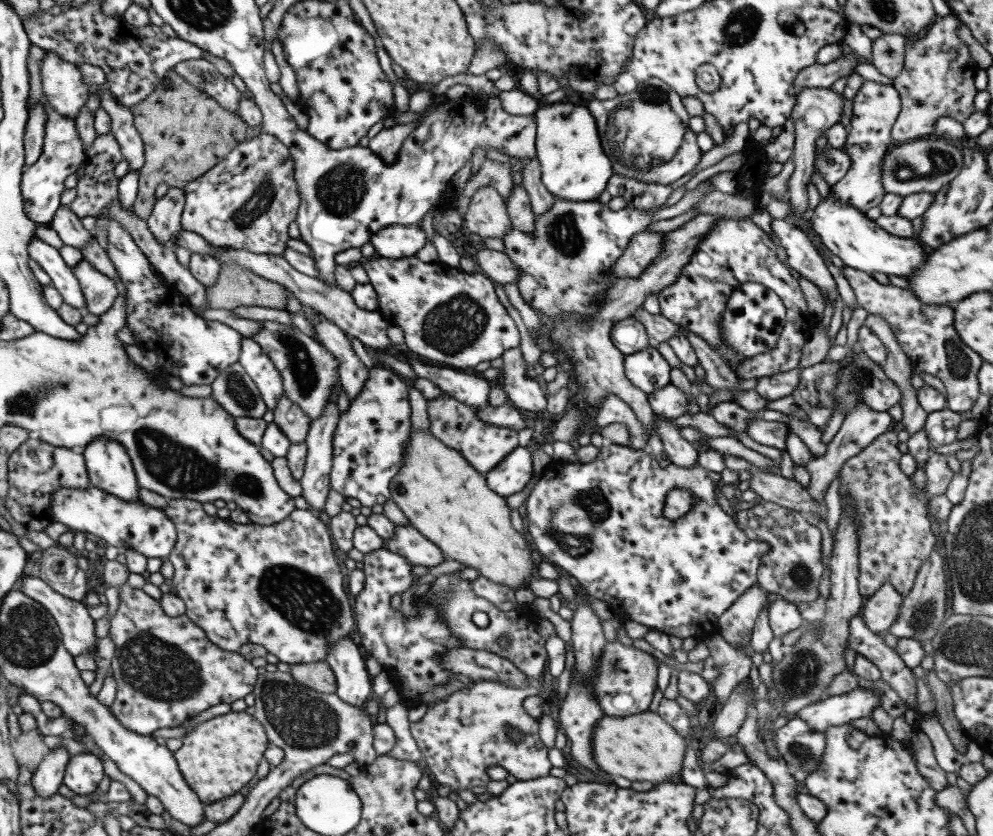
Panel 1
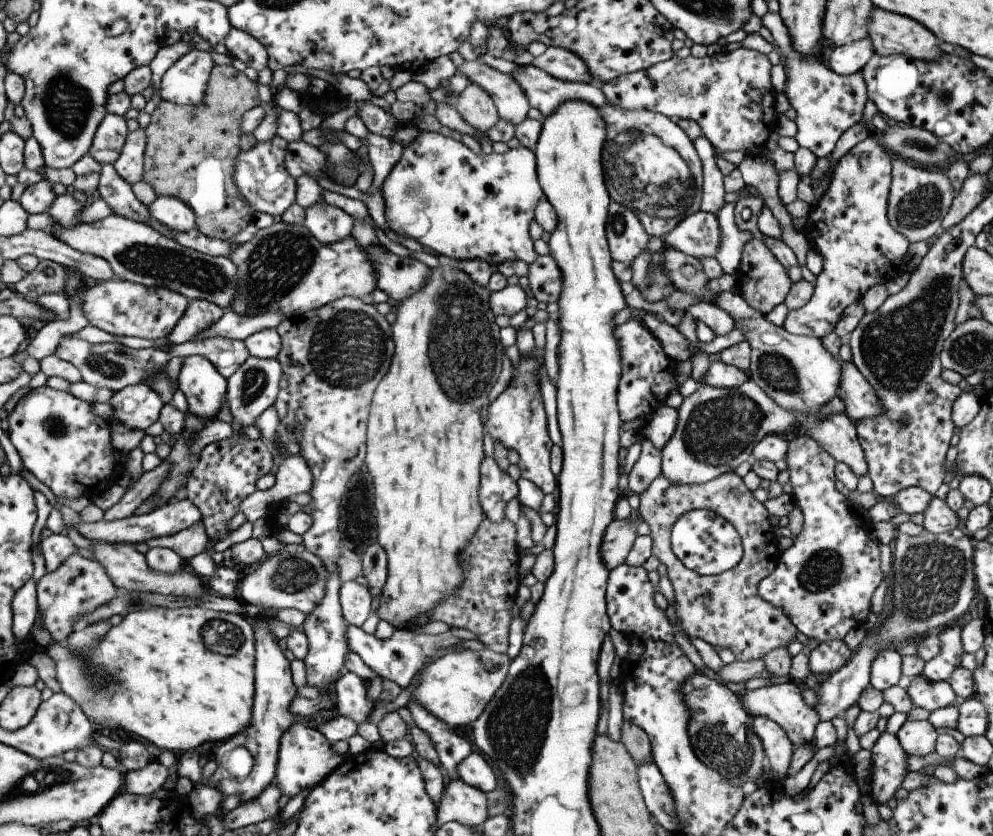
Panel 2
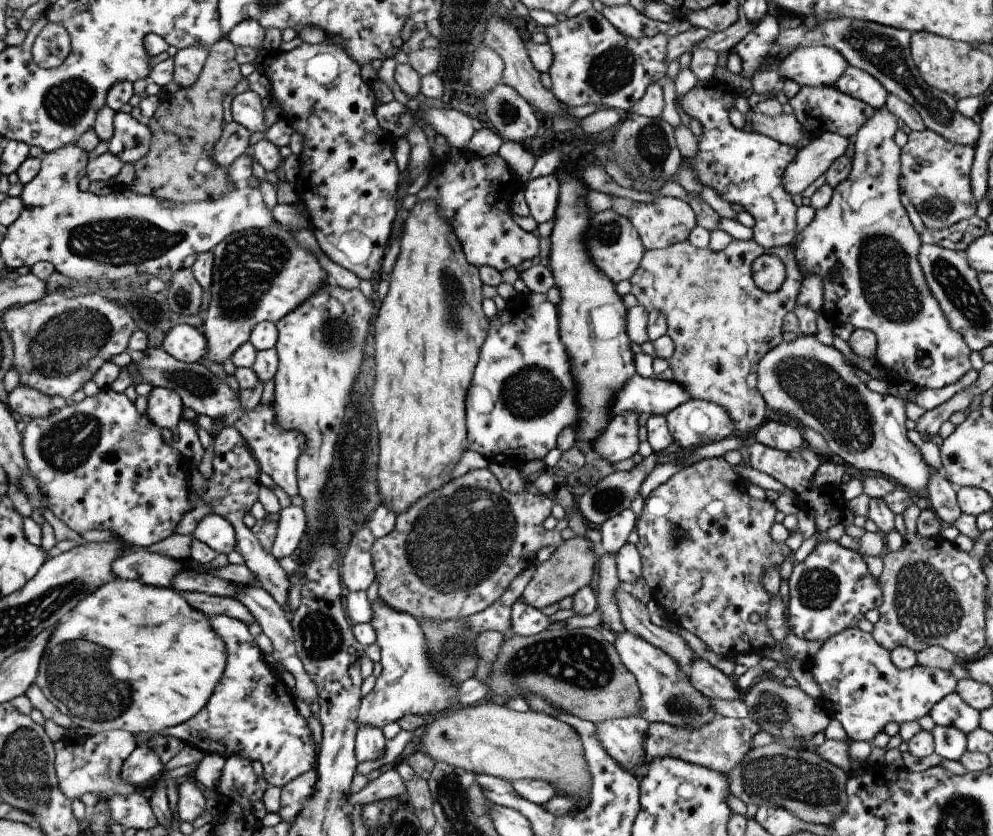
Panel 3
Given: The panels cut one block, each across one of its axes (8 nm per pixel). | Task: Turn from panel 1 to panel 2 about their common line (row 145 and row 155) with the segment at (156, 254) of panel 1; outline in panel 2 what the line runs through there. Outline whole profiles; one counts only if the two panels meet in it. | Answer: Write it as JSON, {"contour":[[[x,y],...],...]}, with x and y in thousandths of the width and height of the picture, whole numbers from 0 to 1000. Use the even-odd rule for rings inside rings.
{"contour":[[[109,135],[98,154],[90,184],[102,199],[114,197],[120,189],[129,160],[128,144],[123,139]]]}

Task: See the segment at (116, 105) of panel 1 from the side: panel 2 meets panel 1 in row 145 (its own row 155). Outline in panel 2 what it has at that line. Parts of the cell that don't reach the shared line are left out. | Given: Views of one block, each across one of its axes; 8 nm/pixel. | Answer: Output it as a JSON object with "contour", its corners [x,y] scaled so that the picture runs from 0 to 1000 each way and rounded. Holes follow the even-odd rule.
{"contour":[[[145,154],[130,158],[120,189],[113,197],[117,207],[131,222],[143,214],[147,172]]]}

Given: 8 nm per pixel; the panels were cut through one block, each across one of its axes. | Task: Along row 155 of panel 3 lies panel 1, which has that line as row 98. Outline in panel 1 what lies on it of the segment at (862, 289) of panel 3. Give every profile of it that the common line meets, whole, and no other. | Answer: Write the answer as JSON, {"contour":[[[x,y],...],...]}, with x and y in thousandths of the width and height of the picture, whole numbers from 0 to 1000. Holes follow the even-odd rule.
{"contour":[[[872,96],[859,117],[859,139],[853,156],[853,170],[848,178],[855,184],[858,200],[842,221],[838,221],[837,230],[842,238],[860,246],[870,256],[885,246],[891,237],[892,230],[887,218],[887,195],[895,177],[899,175],[897,154],[906,133],[907,117],[898,100]]]}

